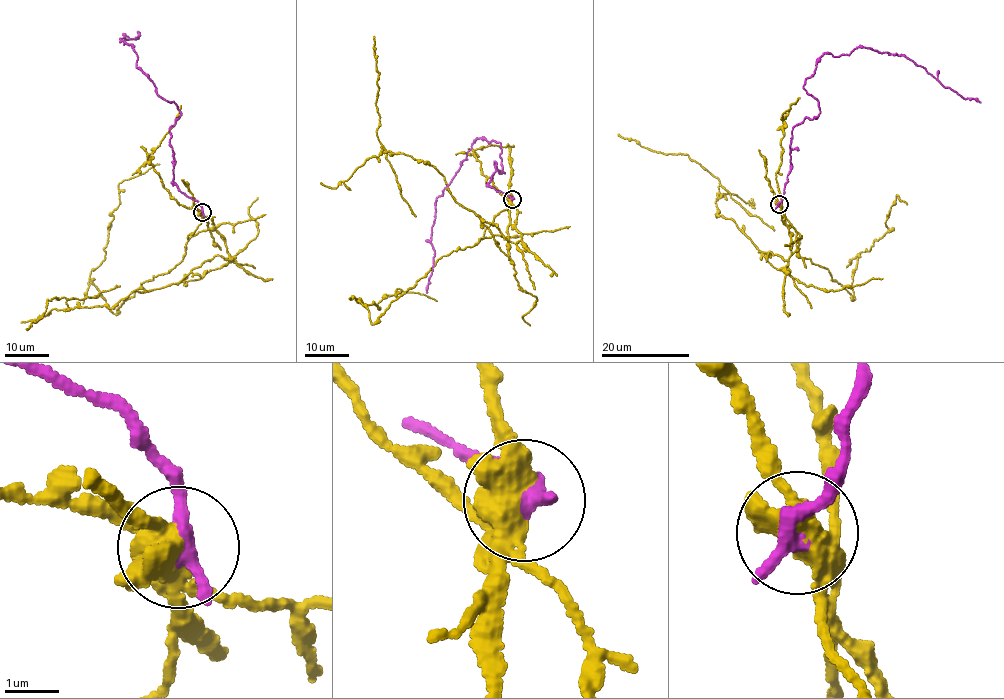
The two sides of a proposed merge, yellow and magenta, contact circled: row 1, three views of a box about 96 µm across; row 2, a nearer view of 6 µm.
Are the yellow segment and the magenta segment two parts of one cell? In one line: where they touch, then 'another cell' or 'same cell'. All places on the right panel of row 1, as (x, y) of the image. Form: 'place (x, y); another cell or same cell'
place (779, 204); another cell

